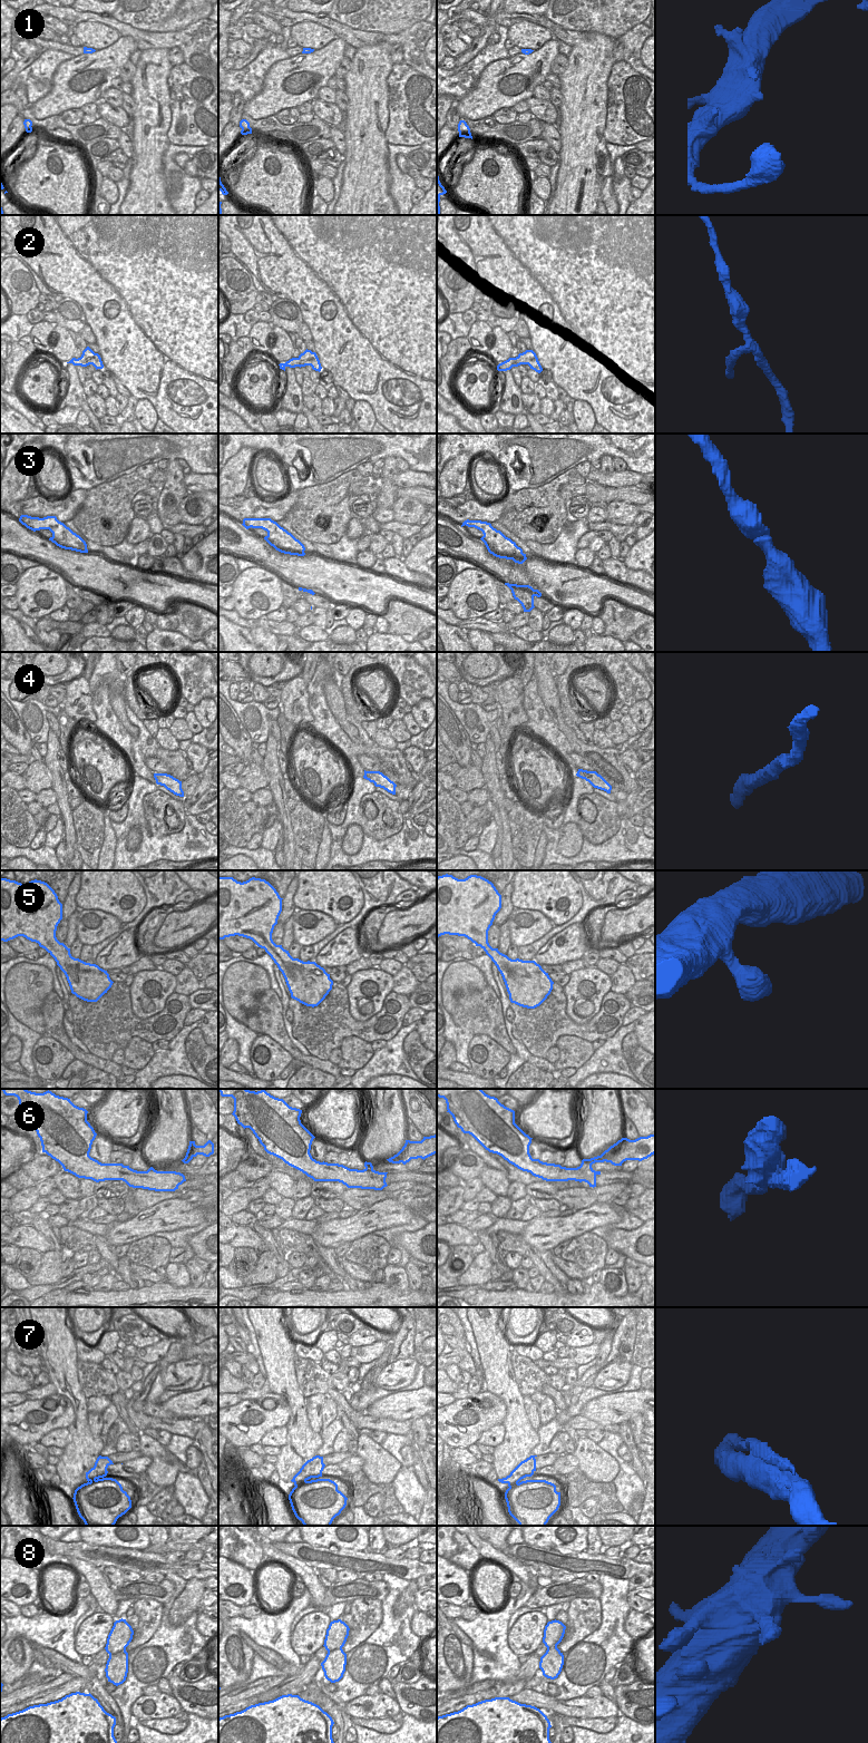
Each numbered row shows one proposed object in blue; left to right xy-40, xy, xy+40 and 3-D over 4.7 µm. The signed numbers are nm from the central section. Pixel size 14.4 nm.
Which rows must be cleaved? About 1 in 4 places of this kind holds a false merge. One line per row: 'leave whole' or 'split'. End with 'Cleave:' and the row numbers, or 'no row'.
1: leave whole
2: leave whole
3: leave whole
4: leave whole
5: leave whole
6: split
7: leave whole
8: leave whole
Cleave: 6

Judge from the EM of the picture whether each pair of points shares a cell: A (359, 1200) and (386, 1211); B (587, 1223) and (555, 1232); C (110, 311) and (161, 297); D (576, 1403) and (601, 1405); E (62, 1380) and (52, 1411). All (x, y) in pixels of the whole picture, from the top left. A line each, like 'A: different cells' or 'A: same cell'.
A: different cells
B: same cell
C: same cell
D: different cells
E: different cells

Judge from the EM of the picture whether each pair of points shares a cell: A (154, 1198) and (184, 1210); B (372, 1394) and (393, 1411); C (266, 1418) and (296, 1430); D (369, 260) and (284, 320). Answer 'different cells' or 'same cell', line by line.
A: different cells
B: different cells
C: different cells
D: different cells

